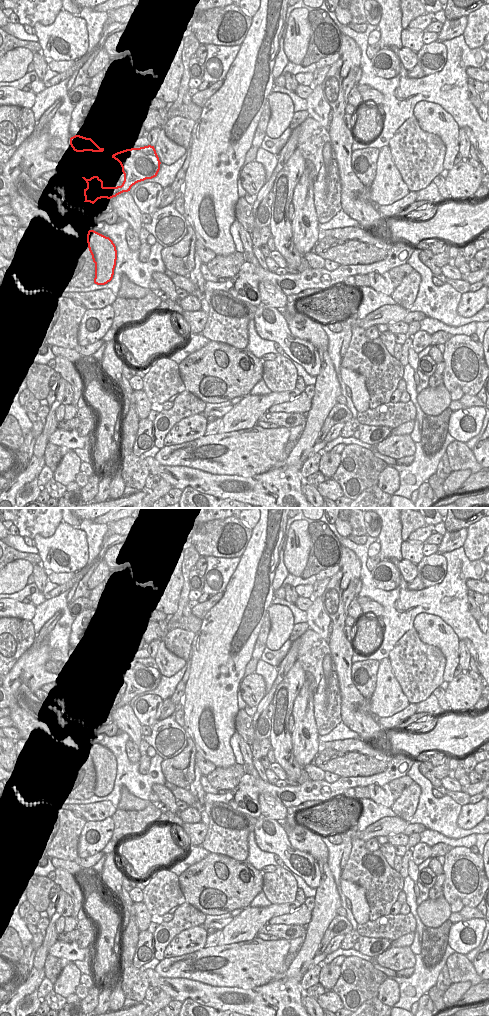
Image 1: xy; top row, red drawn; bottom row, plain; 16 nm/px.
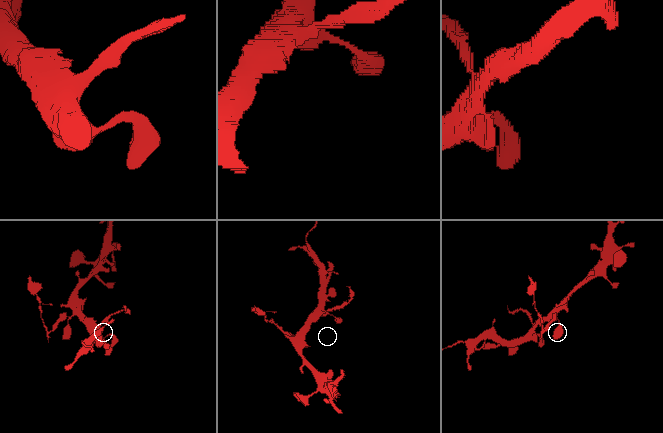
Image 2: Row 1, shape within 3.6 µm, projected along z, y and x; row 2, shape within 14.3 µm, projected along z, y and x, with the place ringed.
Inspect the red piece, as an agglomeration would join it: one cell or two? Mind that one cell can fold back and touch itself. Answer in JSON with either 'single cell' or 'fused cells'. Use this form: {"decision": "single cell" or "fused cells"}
{"decision": "fused cells"}

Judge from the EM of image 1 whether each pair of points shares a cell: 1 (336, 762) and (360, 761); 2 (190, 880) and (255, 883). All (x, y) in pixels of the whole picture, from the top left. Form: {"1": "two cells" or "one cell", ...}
{"1": "one cell", "2": "one cell"}

